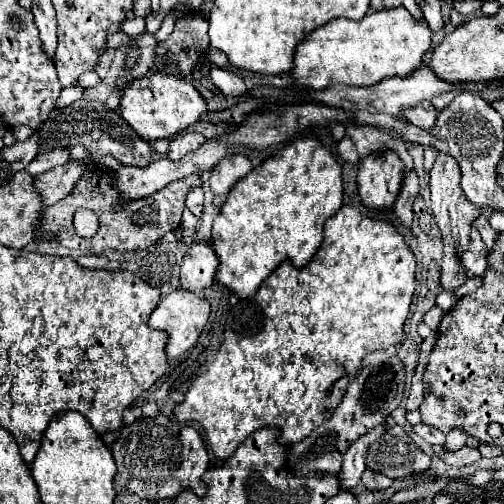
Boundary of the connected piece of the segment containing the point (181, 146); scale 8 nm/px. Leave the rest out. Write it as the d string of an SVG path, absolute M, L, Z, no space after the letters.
M186 133L186 135L178 135L172 143L170 143L170 151L168 151L168 159L178 161L182 159L188 151L196 151L198 147L202 147L206 143L206 137L200 133Z

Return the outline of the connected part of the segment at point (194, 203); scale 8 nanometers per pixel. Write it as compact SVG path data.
M198 187L198 189L192 189L188 193L188 199L186 199L186 207L190 211L194 211L194 215L200 219L202 217L202 211L204 211L204 191Z

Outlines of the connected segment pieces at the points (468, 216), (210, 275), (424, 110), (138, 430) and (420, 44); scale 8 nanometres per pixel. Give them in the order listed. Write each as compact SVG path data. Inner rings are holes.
M440 153L436 163L434 163L434 167L430 169L430 189L432 189L430 211L432 211L432 217L434 217L436 225L438 225L438 231L442 235L442 243L444 243L440 283L442 283L444 291L454 293L468 279L466 277L466 269L458 261L458 255L468 251L472 223L482 215L482 211L478 207L474 207L472 203L468 203L468 199L464 197L464 193L460 189L460 169L458 169L456 161L450 155L446 155L446 153Z
M194 243L188 249L188 255L184 255L182 259L180 287L194 293L204 291L212 285L216 269L218 269L218 257L214 249L206 243Z
M424 101L416 109L404 109L402 117L420 129L432 129L436 123L436 109L430 101Z
M158 415L154 419L140 417L132 425L122 427L110 451L118 465L118 473L114 477L116 491L126 489L146 501L158 501L162 497L172 499L184 489L194 489L198 497L208 491L202 481L202 473L208 469L210 459L200 433L166 415Z
M404 7L374 11L374 13L368 13L360 21L334 19L318 27L314 33L310 33L296 49L294 69L290 75L300 85L308 85L312 89L326 89L330 83L370 87L382 81L384 77L406 77L408 73L414 73L422 65L424 55L430 49L432 49L432 31L424 19L414 19Z

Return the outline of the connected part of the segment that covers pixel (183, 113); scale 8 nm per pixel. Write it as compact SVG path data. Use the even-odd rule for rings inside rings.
M152 73L150 77L134 79L124 89L122 101L120 101L122 119L144 141L156 141L160 137L176 135L180 131L184 131L188 125L196 123L206 113L208 113L206 101L190 81L178 79L174 75L164 75L164 73Z

